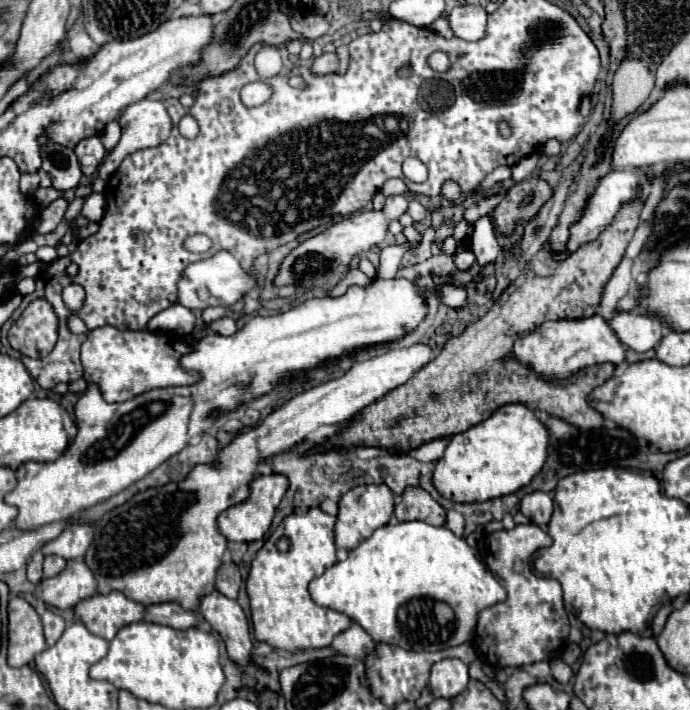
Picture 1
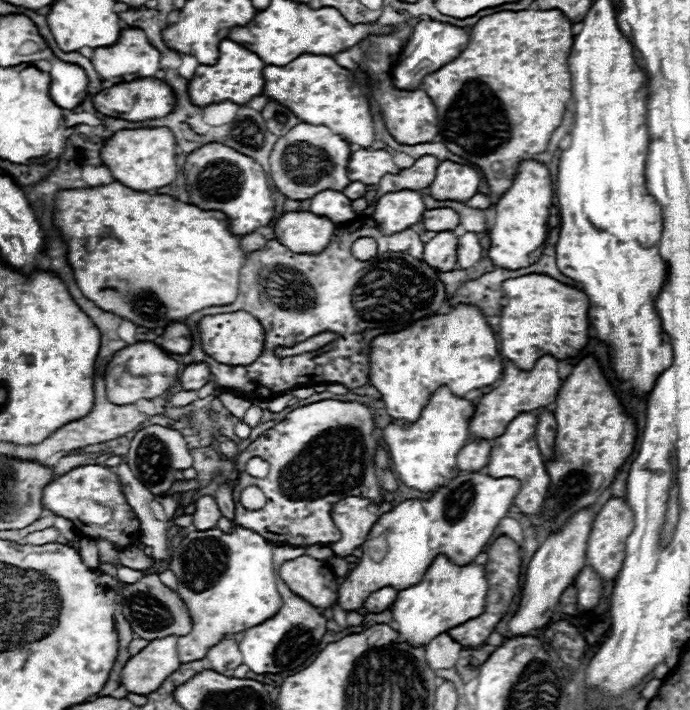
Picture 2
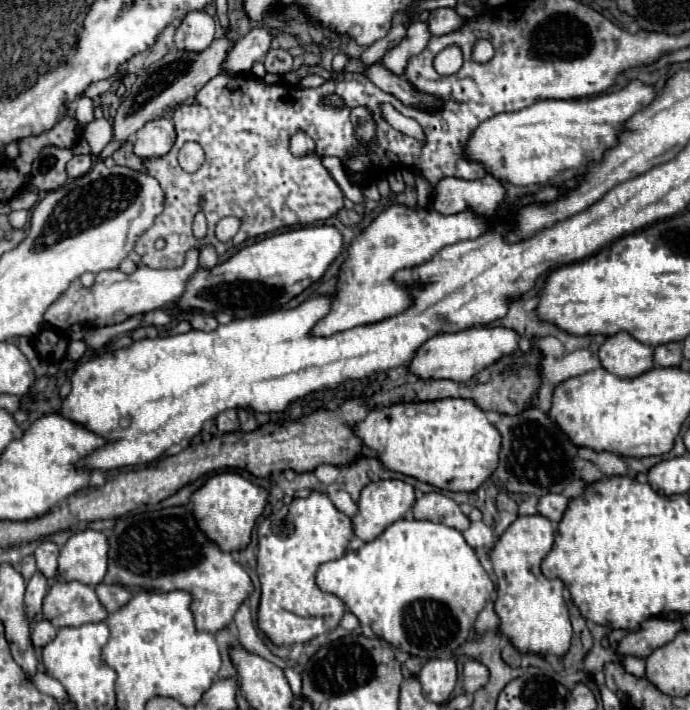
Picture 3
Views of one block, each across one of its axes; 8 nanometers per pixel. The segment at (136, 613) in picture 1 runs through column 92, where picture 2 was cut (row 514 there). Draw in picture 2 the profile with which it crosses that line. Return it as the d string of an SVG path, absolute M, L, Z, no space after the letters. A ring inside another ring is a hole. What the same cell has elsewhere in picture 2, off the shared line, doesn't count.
M610 498L600 512L596 514L596 520L592 524L590 530L590 538L588 538L588 550L586 550L586 560L588 564L600 574L602 580L614 580L622 568L624 562L624 546L626 546L626 538L630 536L634 528L634 512L628 506L626 498Z

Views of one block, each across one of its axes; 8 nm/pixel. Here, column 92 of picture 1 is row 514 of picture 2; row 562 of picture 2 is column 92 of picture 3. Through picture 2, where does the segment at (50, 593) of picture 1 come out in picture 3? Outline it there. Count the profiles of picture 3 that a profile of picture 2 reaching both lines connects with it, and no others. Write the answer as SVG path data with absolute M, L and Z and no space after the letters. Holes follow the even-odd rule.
M82 530L70 536L70 540L62 546L60 550L60 560L58 560L58 574L62 580L66 582L82 582L82 584L90 584L96 586L102 582L104 574L106 574L106 566L108 566L108 538L104 532L98 530Z

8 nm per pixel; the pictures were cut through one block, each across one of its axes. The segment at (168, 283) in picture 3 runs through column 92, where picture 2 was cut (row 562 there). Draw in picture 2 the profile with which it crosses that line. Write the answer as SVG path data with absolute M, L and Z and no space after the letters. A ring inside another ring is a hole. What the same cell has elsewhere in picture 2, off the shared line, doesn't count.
M298 556L294 560L284 562L278 568L278 576L294 594L308 600L316 608L328 608L336 602L336 576L322 560Z

